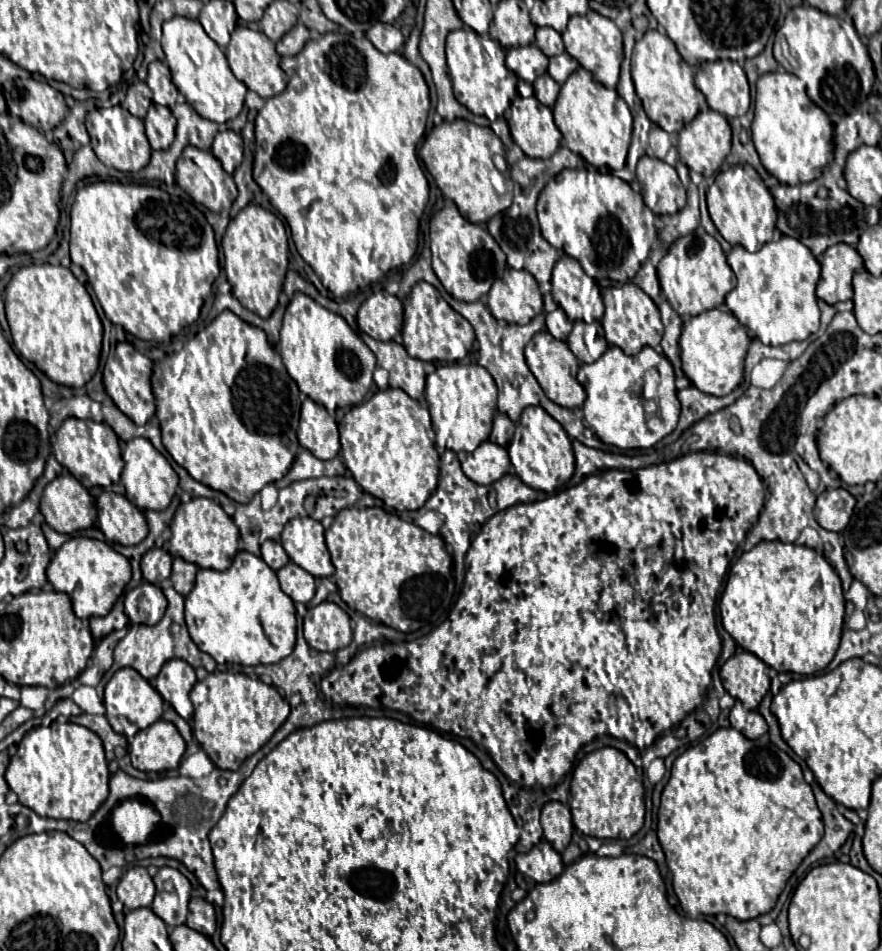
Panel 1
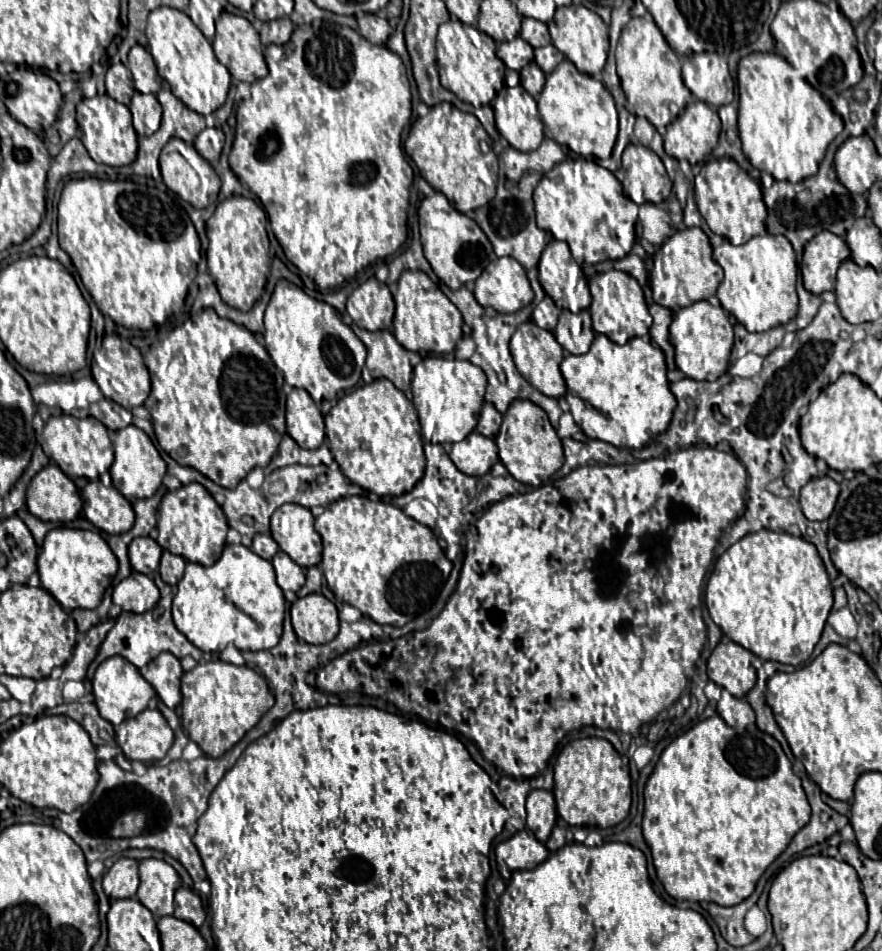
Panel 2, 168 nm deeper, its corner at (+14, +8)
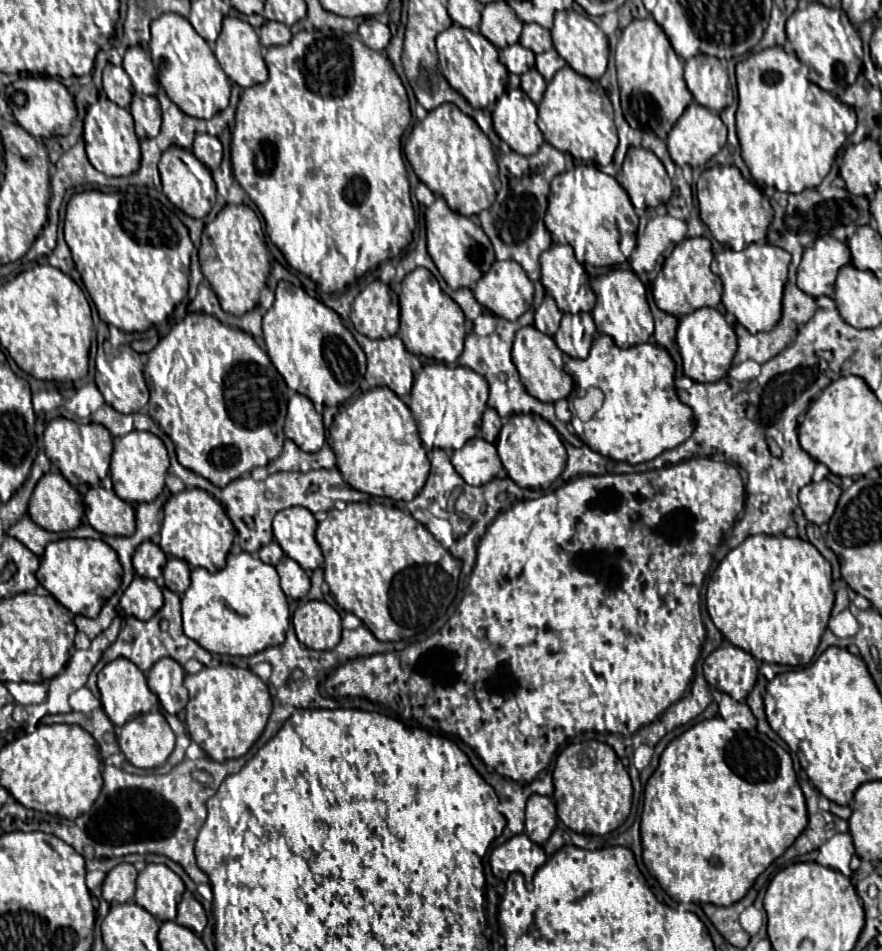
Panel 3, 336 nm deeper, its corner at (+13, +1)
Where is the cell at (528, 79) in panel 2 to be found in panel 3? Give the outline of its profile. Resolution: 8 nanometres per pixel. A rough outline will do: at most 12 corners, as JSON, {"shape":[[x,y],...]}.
{"shape":[[536,68],[522,74],[522,90],[534,100],[542,100],[546,80]]}

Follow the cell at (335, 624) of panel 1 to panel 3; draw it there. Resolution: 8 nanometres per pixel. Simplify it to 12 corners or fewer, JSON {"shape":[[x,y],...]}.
{"shape":[[324,600],[298,606],[292,624],[312,650],[340,642],[340,614]]}

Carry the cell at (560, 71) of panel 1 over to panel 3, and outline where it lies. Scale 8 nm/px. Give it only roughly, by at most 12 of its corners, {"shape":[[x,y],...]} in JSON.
{"shape":[[556,50],[536,56],[536,70],[546,82],[566,66]]}

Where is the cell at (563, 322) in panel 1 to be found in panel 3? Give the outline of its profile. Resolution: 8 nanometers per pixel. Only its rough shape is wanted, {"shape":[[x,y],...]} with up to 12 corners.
{"shape":[[550,296],[536,310],[534,326],[554,336],[562,312]]}

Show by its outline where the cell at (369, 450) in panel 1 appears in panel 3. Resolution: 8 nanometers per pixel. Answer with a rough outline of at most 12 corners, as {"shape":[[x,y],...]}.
{"shape":[[386,386],[330,426],[358,492],[412,500],[430,462],[410,408]]}

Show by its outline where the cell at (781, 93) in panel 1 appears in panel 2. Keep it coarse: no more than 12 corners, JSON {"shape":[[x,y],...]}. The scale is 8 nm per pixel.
{"shape":[[775,51],[739,61],[739,137],[777,181],[817,173],[843,131]]}

